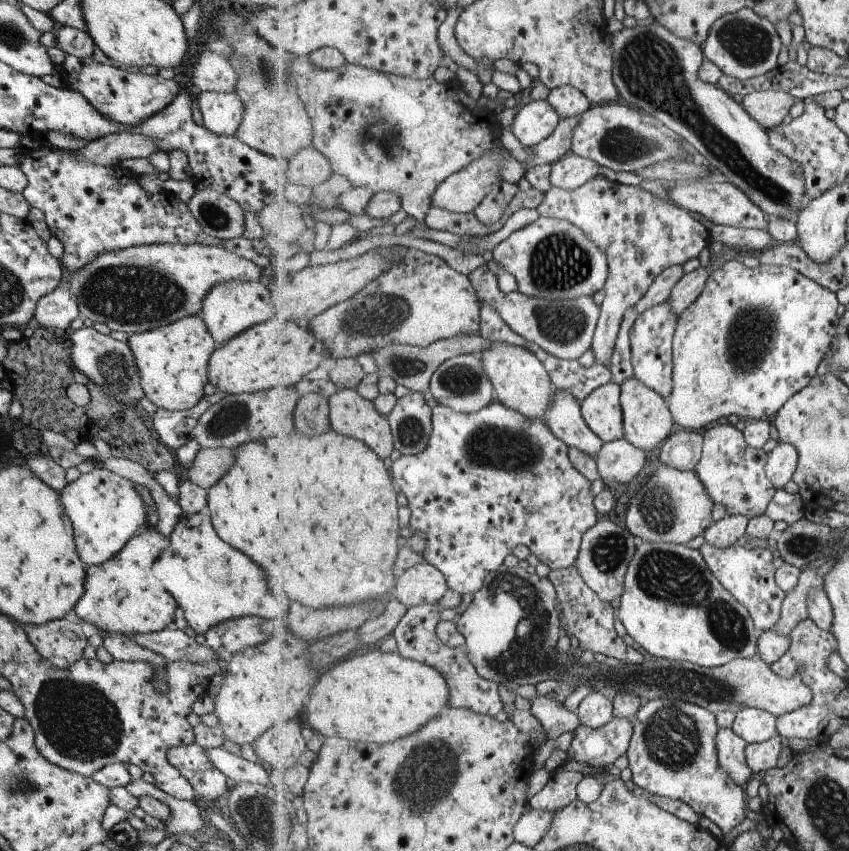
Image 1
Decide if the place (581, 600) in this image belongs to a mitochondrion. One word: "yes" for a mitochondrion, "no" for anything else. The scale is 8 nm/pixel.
no

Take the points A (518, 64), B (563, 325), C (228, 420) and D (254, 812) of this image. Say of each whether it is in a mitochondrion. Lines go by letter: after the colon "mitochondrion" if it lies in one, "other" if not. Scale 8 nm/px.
A: other
B: mitochondrion
C: mitochondrion
D: mitochondrion

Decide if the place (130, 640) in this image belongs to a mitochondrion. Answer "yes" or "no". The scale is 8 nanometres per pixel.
no

